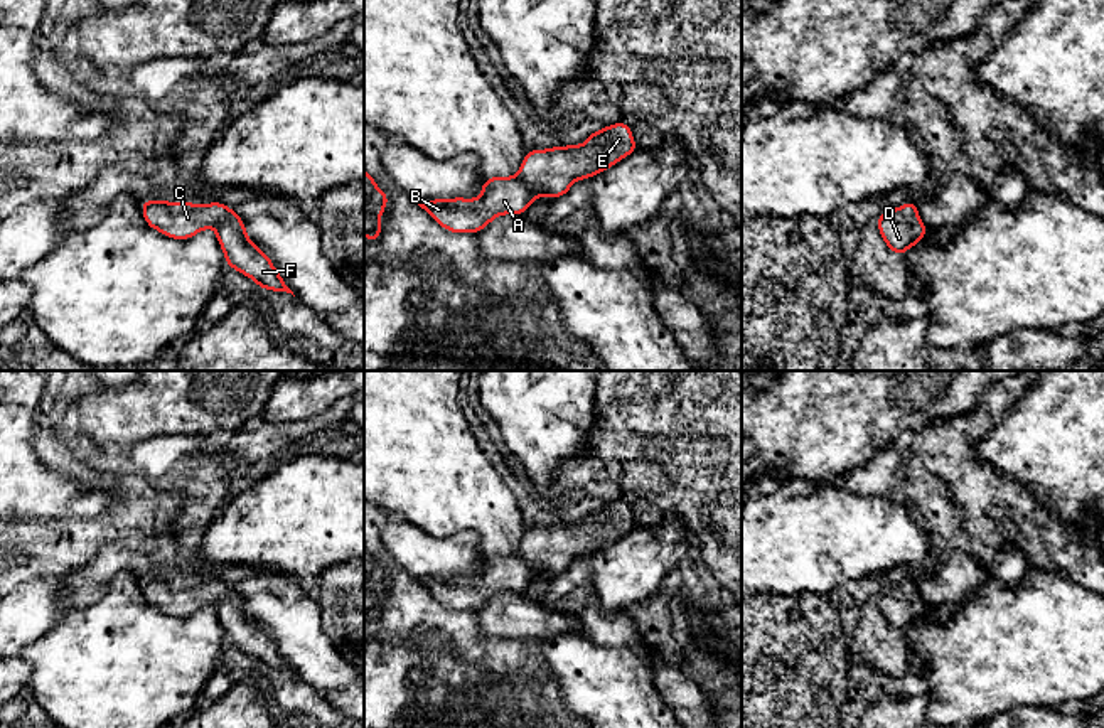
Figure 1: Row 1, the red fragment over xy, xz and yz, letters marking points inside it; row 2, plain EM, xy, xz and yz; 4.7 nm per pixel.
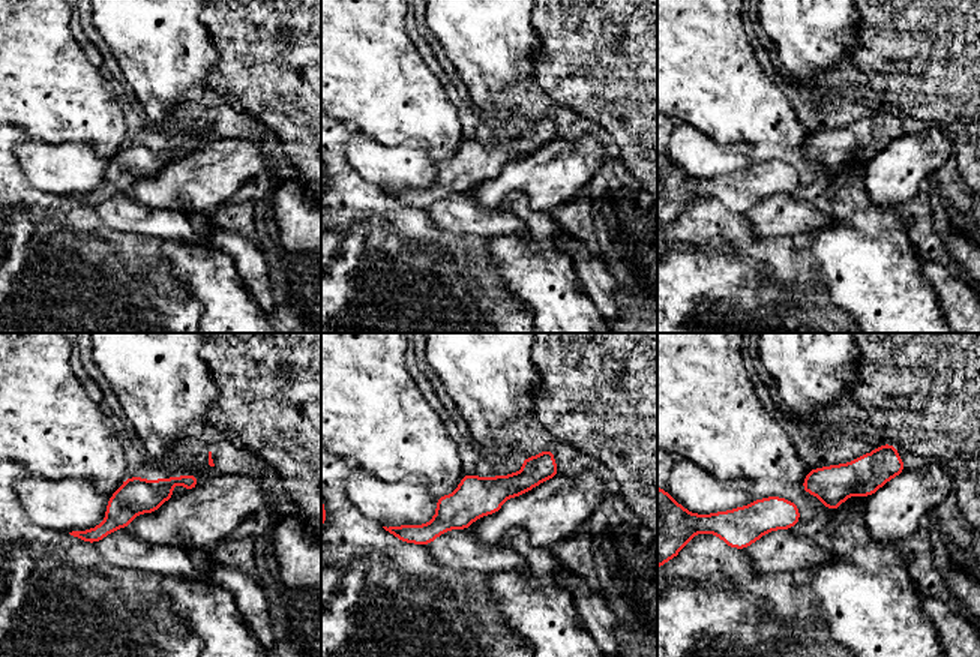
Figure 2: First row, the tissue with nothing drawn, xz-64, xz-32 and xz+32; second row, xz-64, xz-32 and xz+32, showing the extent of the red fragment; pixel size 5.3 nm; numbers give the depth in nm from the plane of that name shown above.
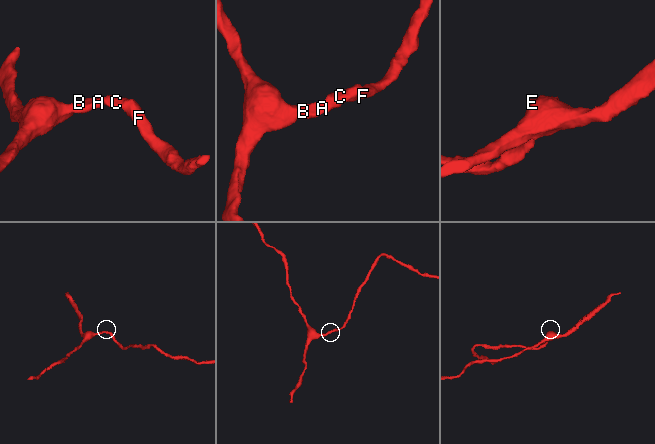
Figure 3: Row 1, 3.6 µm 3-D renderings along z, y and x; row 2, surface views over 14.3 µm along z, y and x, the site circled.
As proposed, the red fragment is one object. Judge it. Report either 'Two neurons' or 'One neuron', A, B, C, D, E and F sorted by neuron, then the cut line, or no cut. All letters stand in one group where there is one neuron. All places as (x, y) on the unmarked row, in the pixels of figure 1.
One neuron. Groups: A B C D E F. No split

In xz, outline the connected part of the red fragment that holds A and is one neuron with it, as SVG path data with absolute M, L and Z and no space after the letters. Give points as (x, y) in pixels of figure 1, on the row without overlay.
M625 499L592 511L583 522L529 527L514 554L484 558L479 576L437 576L418 580L452 610L479 610L501 592L523 592L536 575L561 575L570 563L610 546L635 529Z

